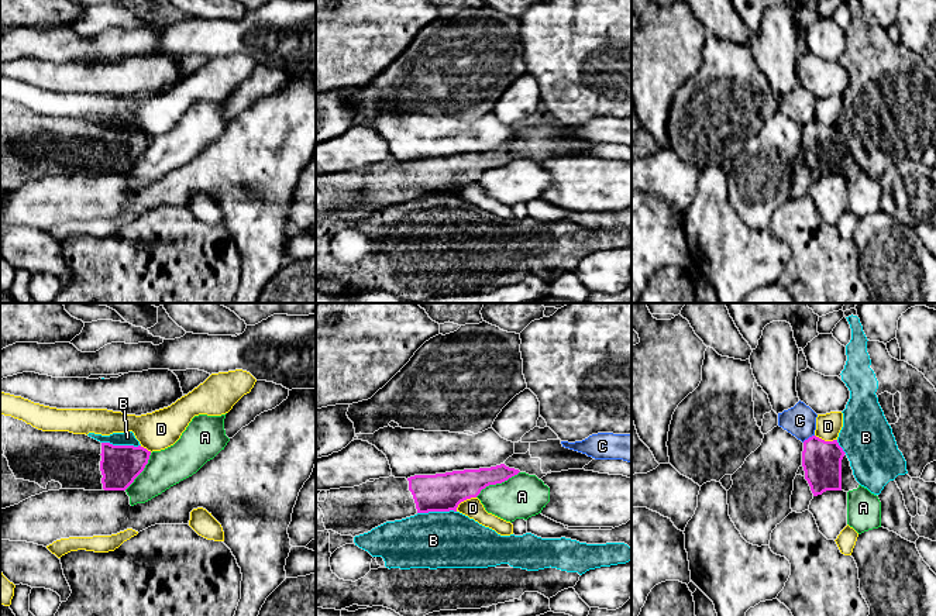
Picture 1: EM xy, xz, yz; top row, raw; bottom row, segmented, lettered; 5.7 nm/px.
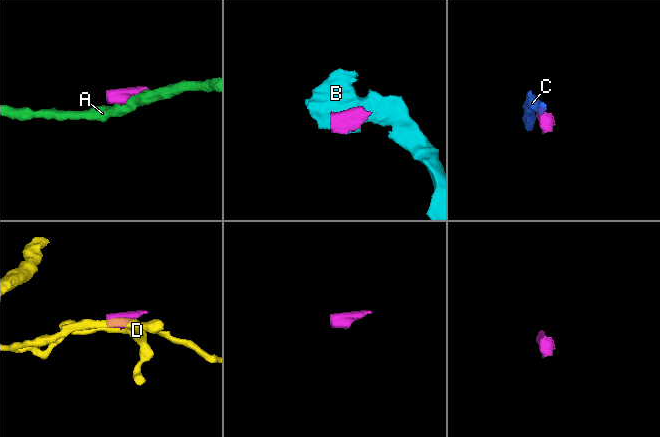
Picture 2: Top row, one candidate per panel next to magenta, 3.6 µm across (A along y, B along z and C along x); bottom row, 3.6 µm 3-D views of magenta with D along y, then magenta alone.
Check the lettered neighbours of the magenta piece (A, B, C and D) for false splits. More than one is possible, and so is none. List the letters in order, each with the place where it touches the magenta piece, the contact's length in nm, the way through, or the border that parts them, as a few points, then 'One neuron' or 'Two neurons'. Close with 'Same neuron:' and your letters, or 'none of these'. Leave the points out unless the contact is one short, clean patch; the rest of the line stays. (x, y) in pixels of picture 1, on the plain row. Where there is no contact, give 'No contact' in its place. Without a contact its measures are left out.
A: Touches magenta at xz (496, 167). Shared border 300 nm. Two neurons
B: Touches magenta at xy (121, 130). Shared border 220 nm. Boundary: xy (102, 126), (140, 130). Two neurons
C: Touches magenta at yz (809, 121). Shared border 80 nm. Boundary: yz (814, 119), (802, 126). Two neurons
D: Touches magenta at xz (464, 183). Shared border 150 nm. Boundary: xz (475, 181), (464, 183), (456, 195). Two neurons
Same neuron: none of these

